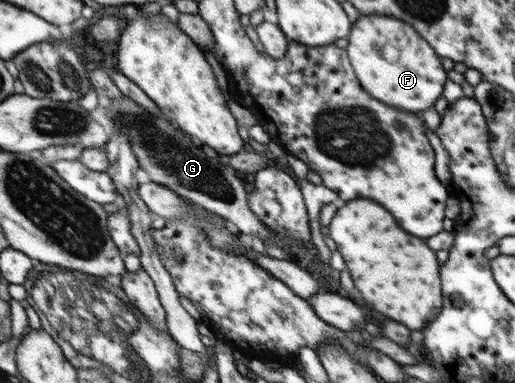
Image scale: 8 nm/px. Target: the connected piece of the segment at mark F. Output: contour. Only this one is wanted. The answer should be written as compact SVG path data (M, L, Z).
M362 16L352 24L348 41L346 51L356 78L374 99L384 101L390 107L398 107L421 115L426 109L434 106L436 99L443 95L444 84L449 78L446 69L442 66L442 58L404 21L388 16Z

